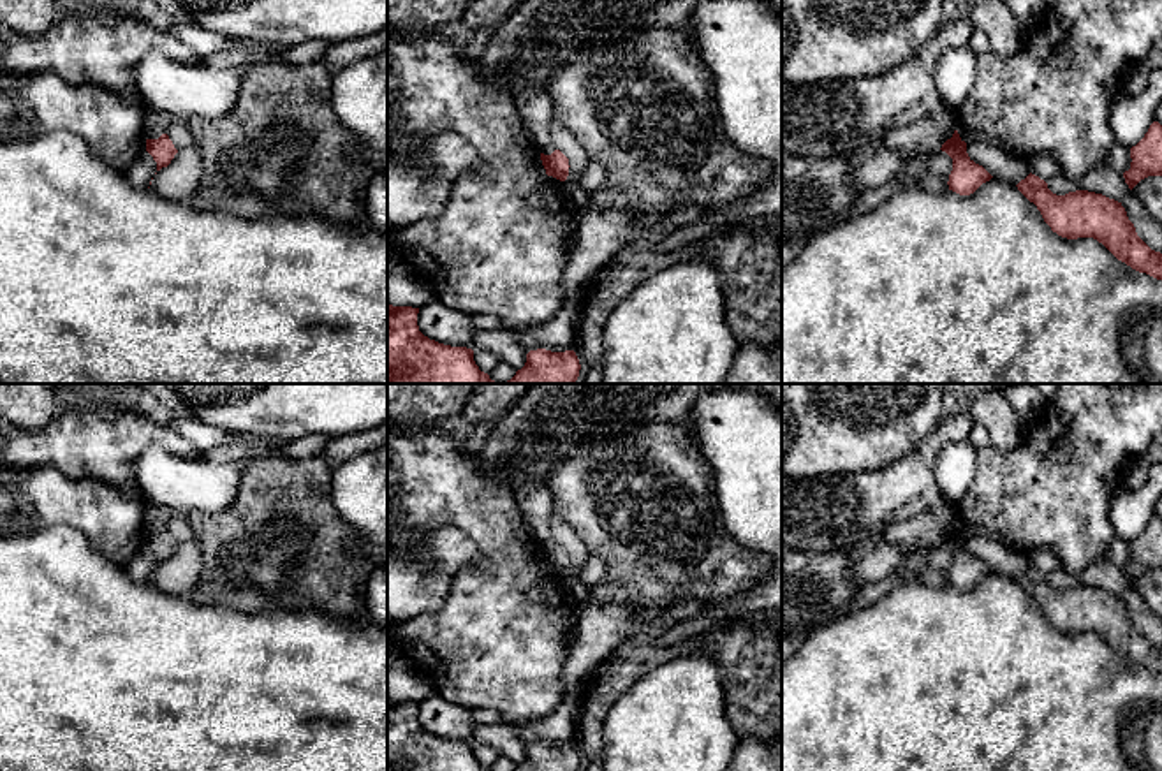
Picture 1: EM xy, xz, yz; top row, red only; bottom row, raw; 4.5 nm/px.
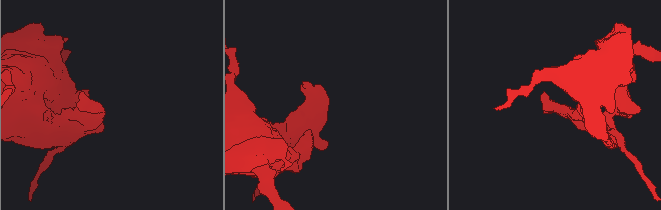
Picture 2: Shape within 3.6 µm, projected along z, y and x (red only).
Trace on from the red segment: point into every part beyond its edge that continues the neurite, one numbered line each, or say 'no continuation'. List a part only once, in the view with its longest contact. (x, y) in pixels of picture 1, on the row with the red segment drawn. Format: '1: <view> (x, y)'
1: yz (930, 132)

